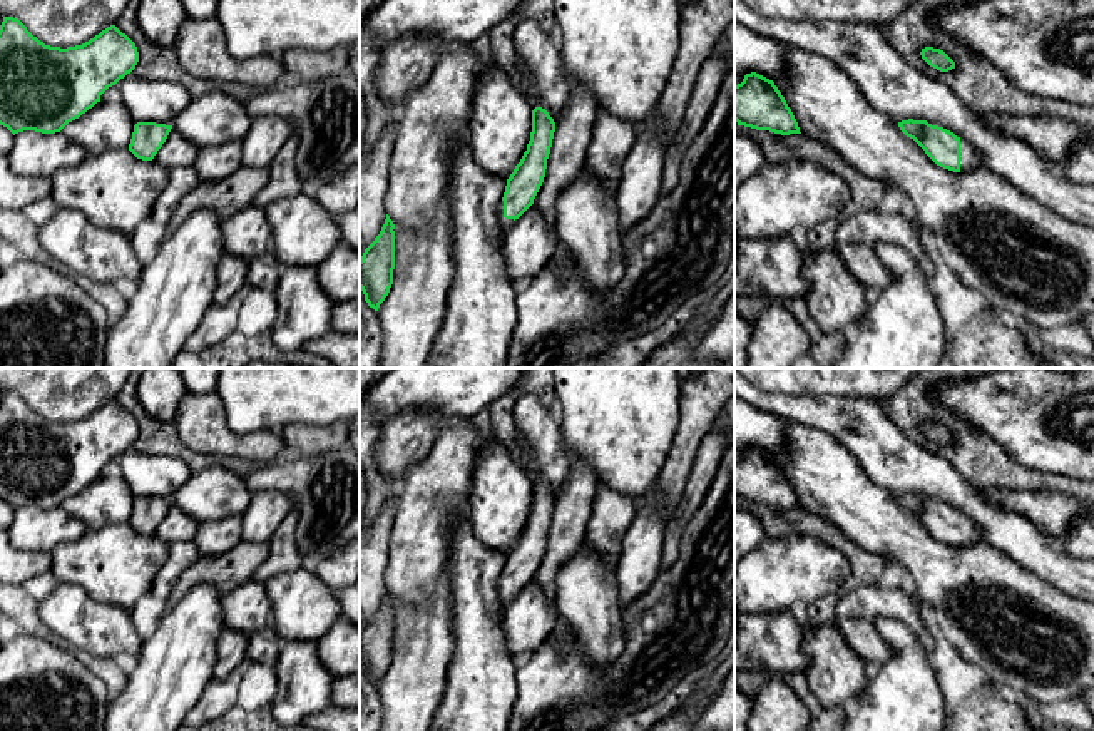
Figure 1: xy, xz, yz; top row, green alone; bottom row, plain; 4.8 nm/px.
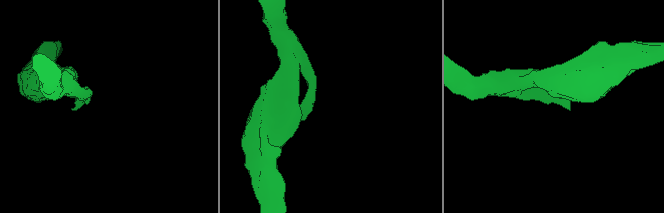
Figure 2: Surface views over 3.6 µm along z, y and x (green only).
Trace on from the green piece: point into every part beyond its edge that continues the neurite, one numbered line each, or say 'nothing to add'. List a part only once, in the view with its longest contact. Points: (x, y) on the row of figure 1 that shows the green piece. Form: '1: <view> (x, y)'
1: yz (971, 159)

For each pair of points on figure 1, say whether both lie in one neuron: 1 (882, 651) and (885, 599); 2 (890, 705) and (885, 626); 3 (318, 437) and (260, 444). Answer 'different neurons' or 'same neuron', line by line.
1: same neuron
2: same neuron
3: different neurons

